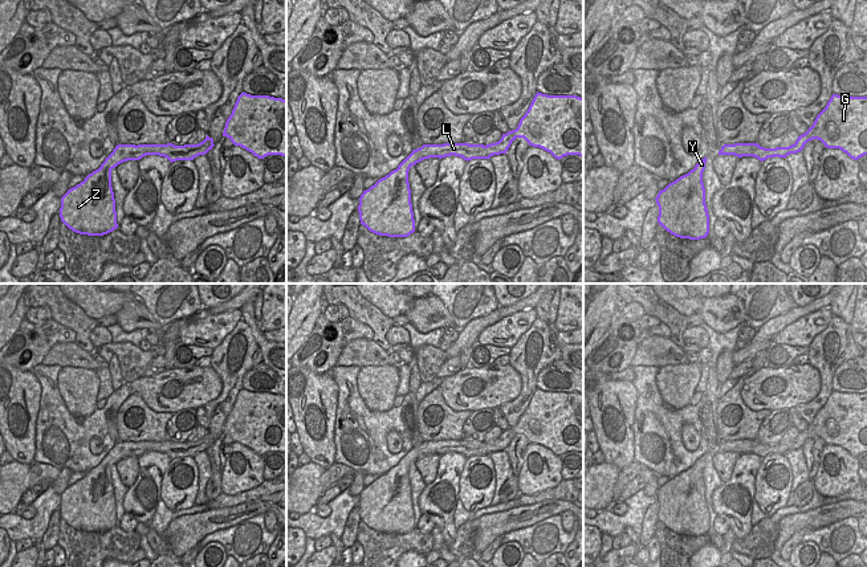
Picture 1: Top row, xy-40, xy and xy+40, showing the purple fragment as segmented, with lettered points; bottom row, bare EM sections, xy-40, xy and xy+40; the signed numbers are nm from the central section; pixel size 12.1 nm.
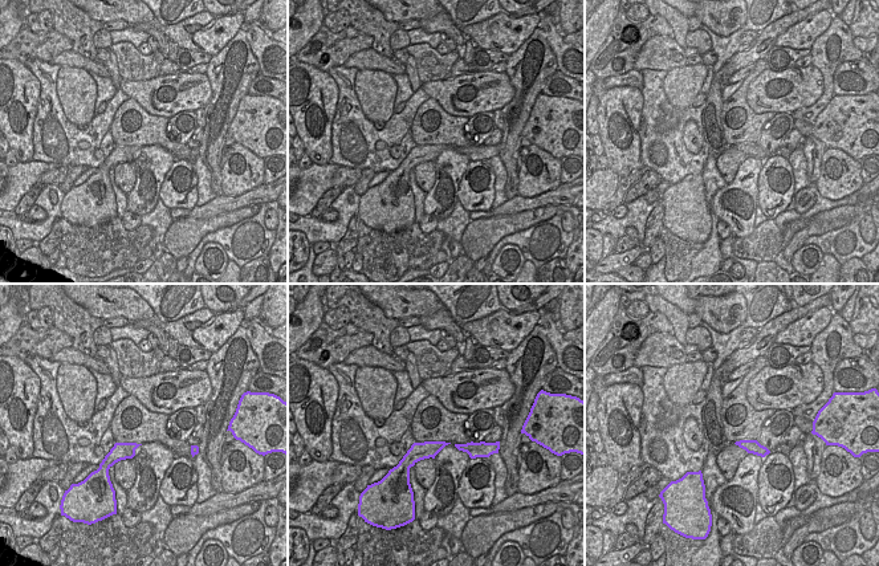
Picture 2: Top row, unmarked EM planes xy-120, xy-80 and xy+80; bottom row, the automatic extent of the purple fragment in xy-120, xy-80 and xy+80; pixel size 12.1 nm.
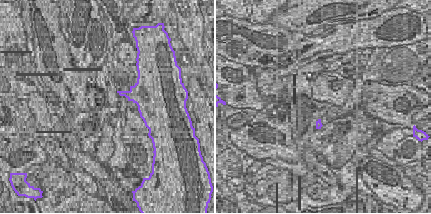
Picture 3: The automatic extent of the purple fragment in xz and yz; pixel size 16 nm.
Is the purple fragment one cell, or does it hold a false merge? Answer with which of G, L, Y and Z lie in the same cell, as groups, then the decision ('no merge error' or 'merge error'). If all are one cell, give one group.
G L Y Z | no merge error

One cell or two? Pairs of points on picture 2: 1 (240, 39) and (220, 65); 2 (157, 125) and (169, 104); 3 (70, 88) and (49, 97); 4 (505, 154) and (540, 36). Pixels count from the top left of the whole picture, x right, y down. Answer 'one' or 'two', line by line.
1: one
2: two
3: two
4: one

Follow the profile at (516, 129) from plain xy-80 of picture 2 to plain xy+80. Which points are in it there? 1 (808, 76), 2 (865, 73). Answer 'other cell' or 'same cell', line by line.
1: other cell
2: other cell

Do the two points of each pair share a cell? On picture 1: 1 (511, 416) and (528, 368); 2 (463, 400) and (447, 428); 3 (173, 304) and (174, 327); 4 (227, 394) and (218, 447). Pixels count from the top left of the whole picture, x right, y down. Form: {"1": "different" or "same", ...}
{"1": "same", "2": "different", "3": "different", "4": "different"}

